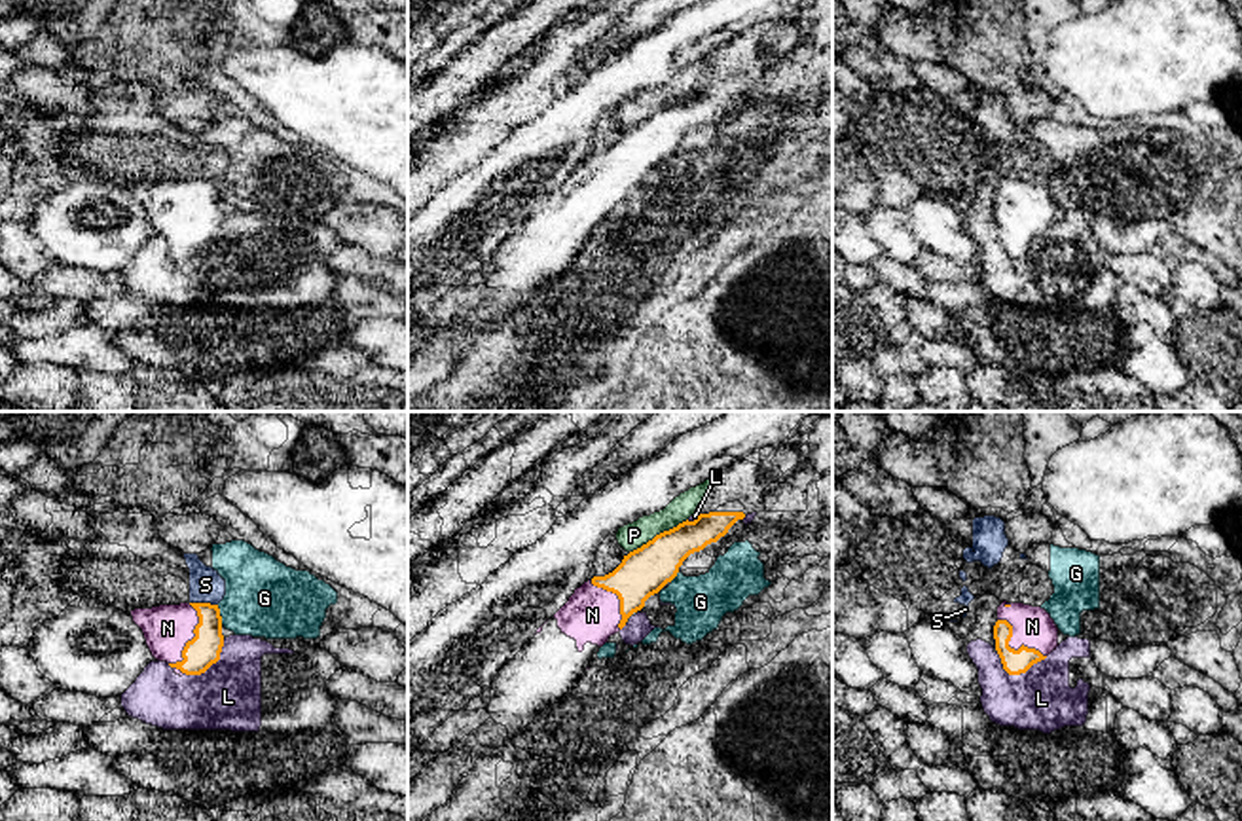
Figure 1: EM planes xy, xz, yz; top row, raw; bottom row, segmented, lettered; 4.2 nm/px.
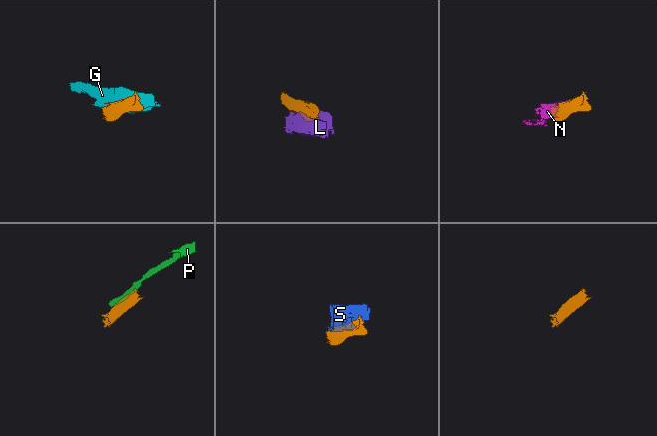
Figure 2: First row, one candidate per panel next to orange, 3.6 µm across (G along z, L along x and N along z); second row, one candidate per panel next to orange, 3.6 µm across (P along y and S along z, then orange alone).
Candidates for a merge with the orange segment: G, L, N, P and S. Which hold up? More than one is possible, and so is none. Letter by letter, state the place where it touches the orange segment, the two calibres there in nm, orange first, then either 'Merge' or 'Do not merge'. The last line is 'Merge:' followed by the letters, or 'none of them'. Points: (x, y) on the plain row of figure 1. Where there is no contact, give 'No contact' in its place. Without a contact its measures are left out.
G: Touches orange at xy (219, 190). Thickness 140 nm (orange) against 340 nm. Do not merge
L: Touches orange at xy (211, 239). Thickness 140 nm (orange) against 280 nm. Do not merge
N: Touches orange at xy (192, 215). Thickness 140 nm (orange) against 200 nm. Merge
P: Touches orange at xz (660, 109). Thickness 200 nm (orange) against 110 nm. Do not merge
S: Touches orange at xy (203, 179). Thickness 140 nm (orange) against 140 nm. Do not merge
Merge: N

